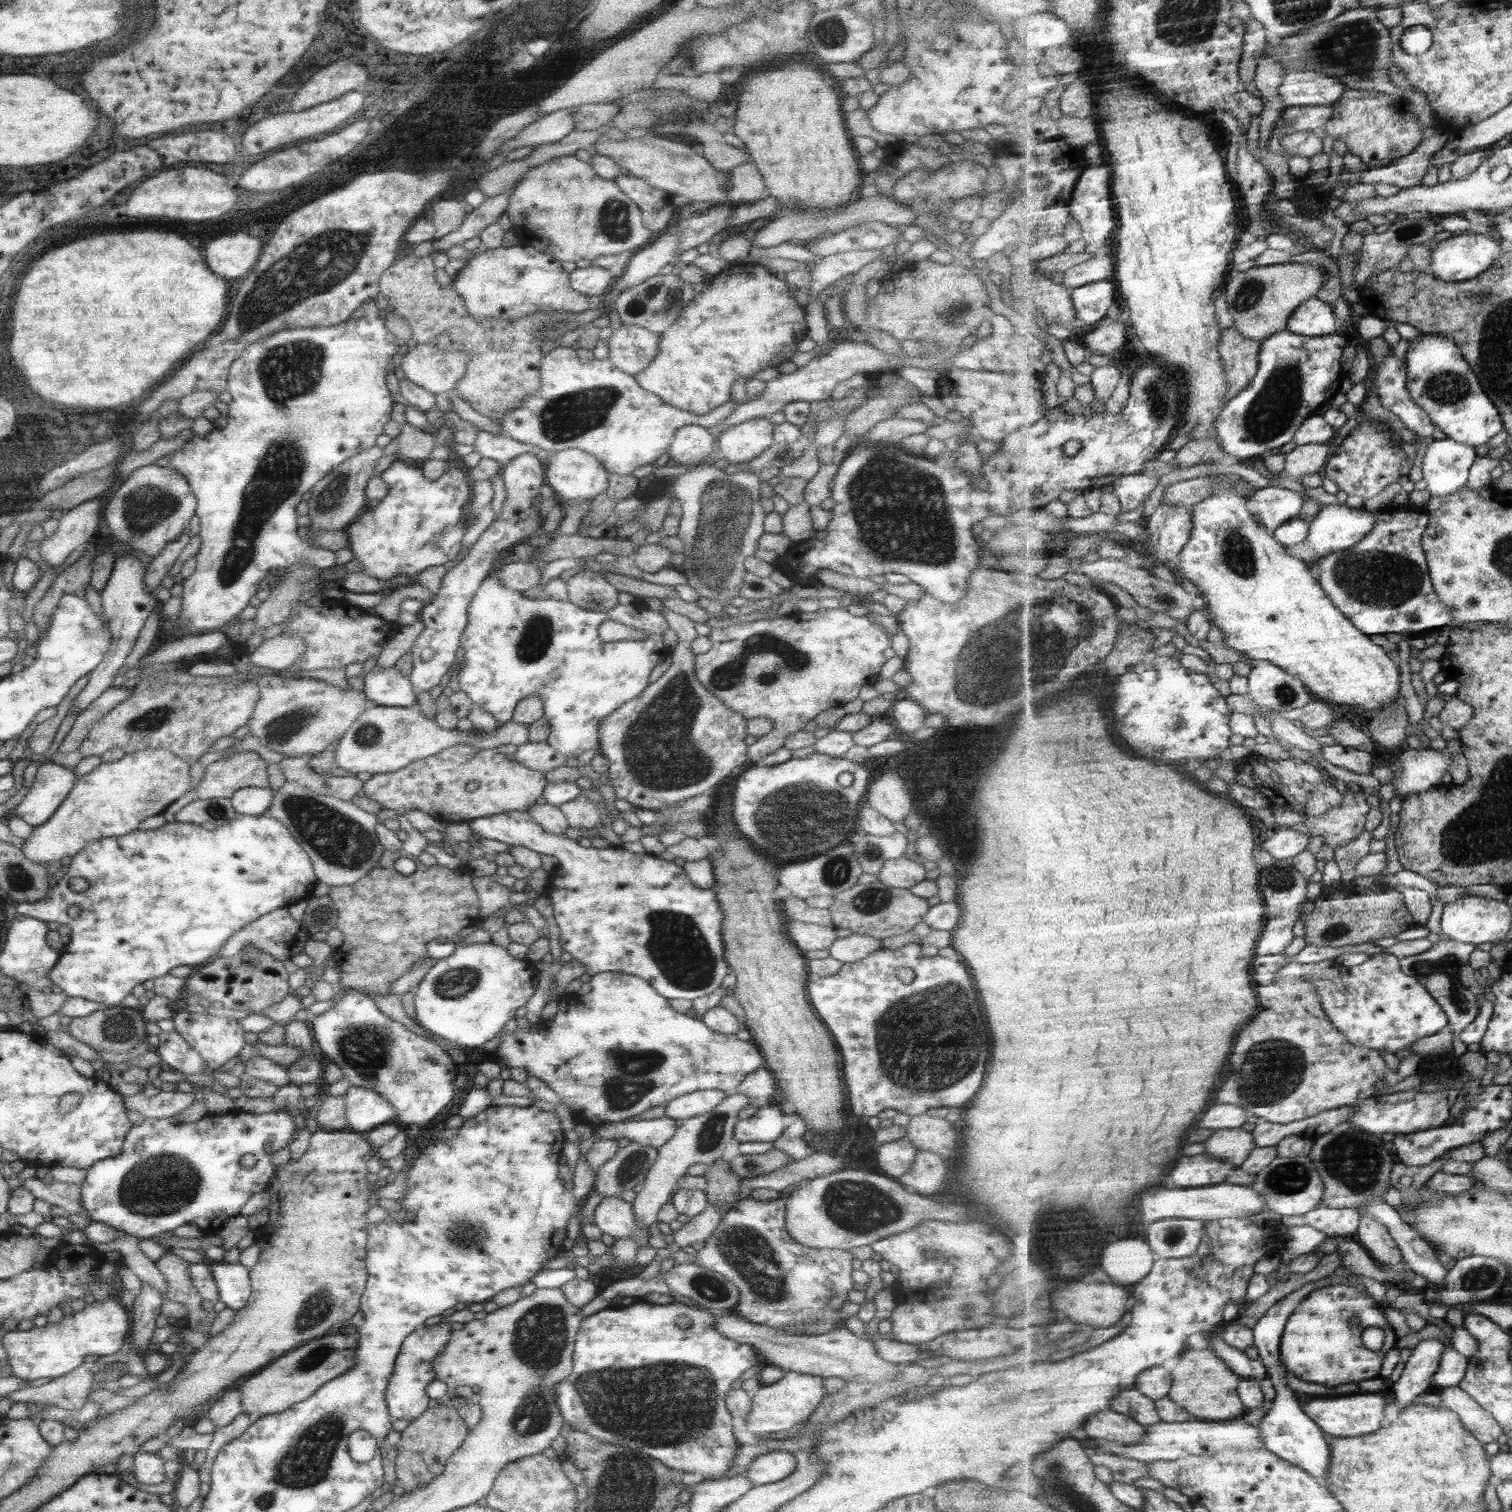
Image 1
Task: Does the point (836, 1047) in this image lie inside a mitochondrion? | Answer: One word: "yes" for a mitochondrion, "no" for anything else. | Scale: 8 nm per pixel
no

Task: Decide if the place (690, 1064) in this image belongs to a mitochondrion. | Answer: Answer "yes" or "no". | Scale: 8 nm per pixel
yes

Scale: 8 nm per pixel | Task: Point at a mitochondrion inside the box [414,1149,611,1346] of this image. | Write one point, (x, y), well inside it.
(462, 1235)

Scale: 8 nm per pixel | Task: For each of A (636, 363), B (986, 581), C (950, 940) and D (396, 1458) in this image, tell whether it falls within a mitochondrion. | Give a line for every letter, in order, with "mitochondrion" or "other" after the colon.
A: other
B: other
C: other
D: other

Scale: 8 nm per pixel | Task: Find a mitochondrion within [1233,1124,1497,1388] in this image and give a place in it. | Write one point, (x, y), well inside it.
(1357, 1163)

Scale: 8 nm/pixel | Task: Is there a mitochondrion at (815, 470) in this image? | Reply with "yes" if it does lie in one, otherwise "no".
no

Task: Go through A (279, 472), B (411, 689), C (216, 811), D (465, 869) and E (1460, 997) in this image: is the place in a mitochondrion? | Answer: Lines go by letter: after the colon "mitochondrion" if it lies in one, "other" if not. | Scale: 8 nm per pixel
A: mitochondrion
B: other
C: mitochondrion
D: other
E: mitochondrion

